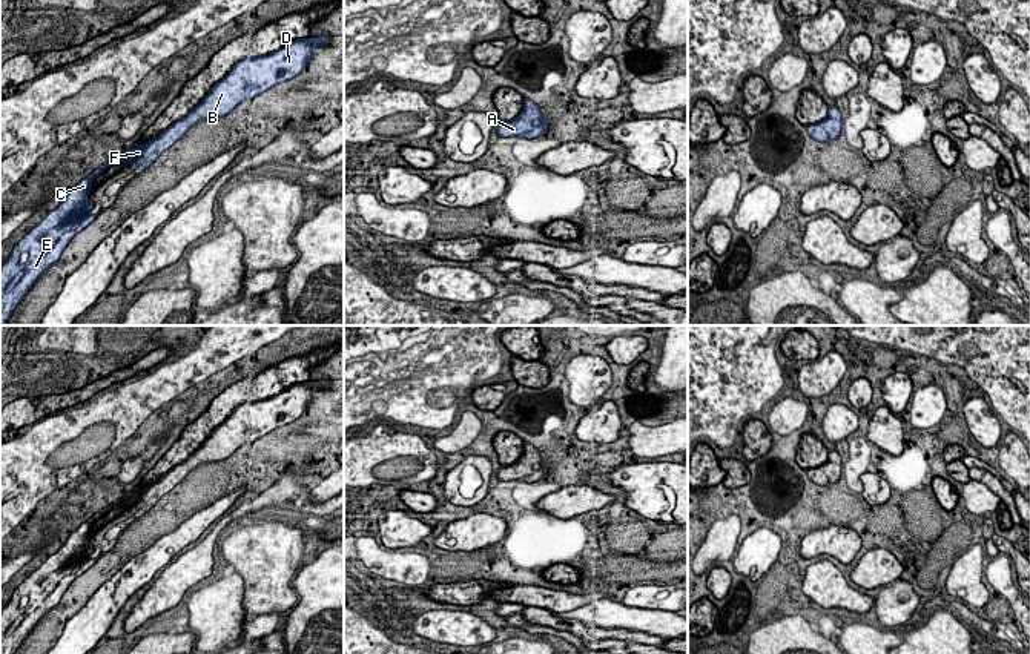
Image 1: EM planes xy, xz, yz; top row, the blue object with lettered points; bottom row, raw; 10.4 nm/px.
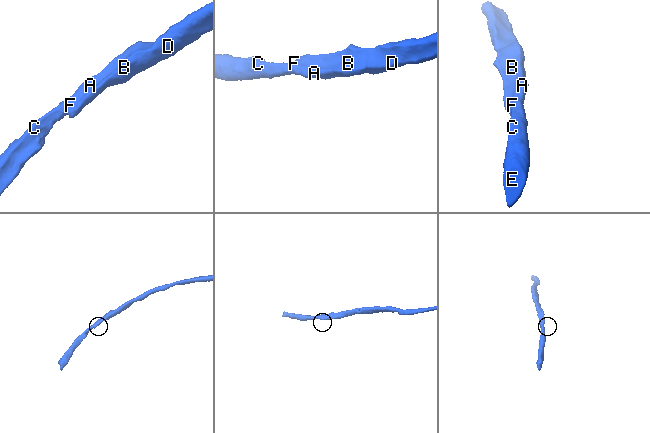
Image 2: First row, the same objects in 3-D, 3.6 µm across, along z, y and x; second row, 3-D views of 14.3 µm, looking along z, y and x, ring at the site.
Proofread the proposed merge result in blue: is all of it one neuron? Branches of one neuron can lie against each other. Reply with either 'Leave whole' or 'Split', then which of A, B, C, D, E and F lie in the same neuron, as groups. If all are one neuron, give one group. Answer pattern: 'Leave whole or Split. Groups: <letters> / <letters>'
Leave whole. Groups: A B C D E F

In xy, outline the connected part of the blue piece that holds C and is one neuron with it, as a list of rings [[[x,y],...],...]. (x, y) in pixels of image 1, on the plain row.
[[[324,376],[310,384],[298,382],[276,396],[262,401],[246,401],[220,424],[210,436],[186,461],[170,468],[146,488],[132,491],[109,507],[95,513],[71,533],[61,548],[26,577],[0,611],[0,654],[14,654],[25,642],[35,623],[54,609],[68,586],[89,570],[94,547],[87,545],[92,525],[107,511],[135,507],[143,516],[164,494],[177,487],[195,467],[220,462],[232,456],[241,445],[252,444],[278,427],[298,421],[316,393],[325,391],[324,384],[332,378]]]

